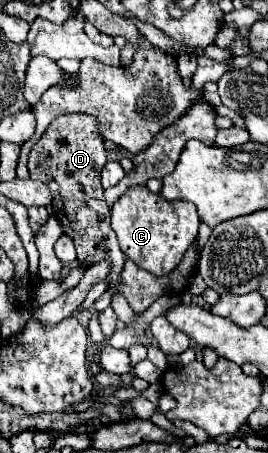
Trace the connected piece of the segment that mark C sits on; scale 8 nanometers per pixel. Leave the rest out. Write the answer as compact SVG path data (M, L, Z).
M145 184L129 188L111 208L111 226L117 234L119 246L129 260L153 272L165 276L177 268L187 248L197 238L199 216L195 204L169 202L161 194L153 194Z

